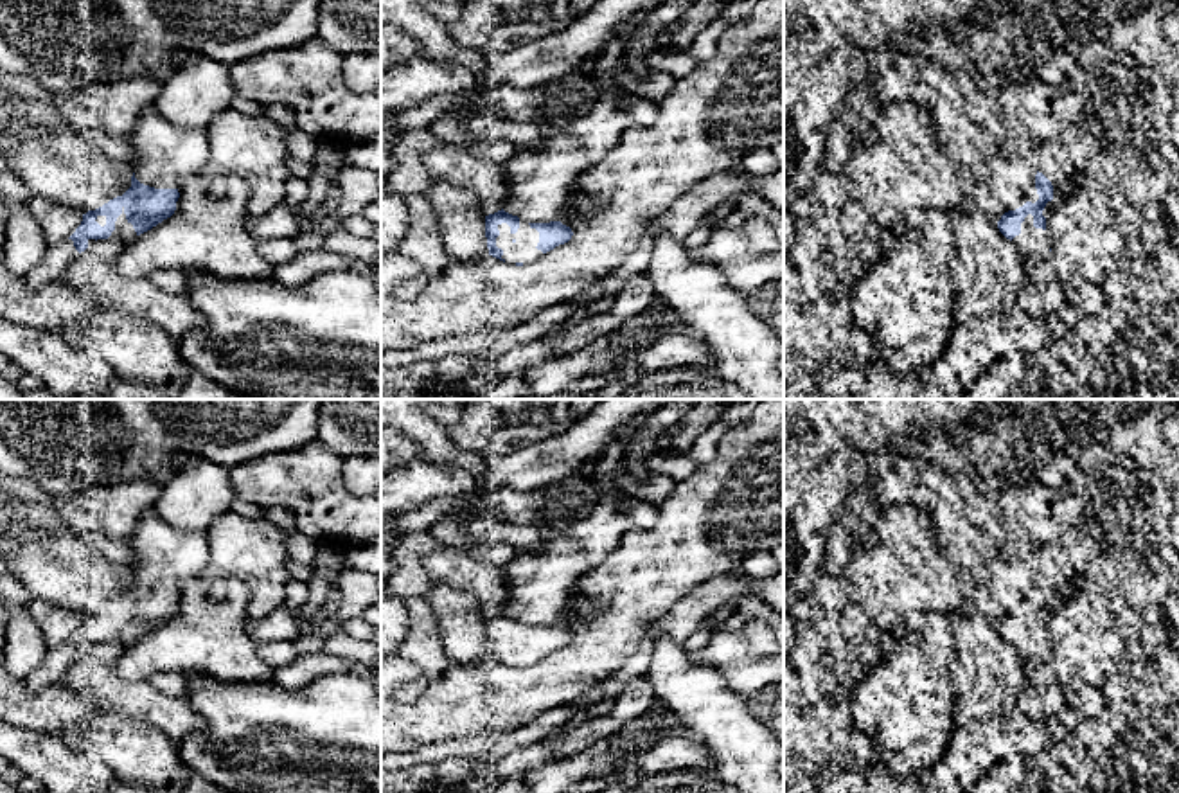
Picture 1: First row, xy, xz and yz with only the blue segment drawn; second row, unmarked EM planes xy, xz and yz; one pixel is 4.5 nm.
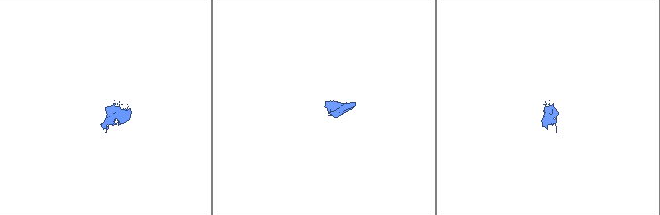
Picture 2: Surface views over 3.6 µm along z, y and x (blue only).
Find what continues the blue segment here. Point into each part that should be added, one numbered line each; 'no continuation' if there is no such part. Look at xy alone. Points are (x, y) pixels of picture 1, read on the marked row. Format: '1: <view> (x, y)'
1: xy (164, 155)
2: xy (124, 232)

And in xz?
1: xz (523, 250)

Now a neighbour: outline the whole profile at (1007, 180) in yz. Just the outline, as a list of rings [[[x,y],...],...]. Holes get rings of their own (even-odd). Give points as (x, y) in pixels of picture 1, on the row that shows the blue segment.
[[[1017,135],[1005,142],[978,169],[967,173],[976,196],[985,201],[992,221],[999,221],[1008,210],[1039,200],[1035,189],[1039,146]]]

